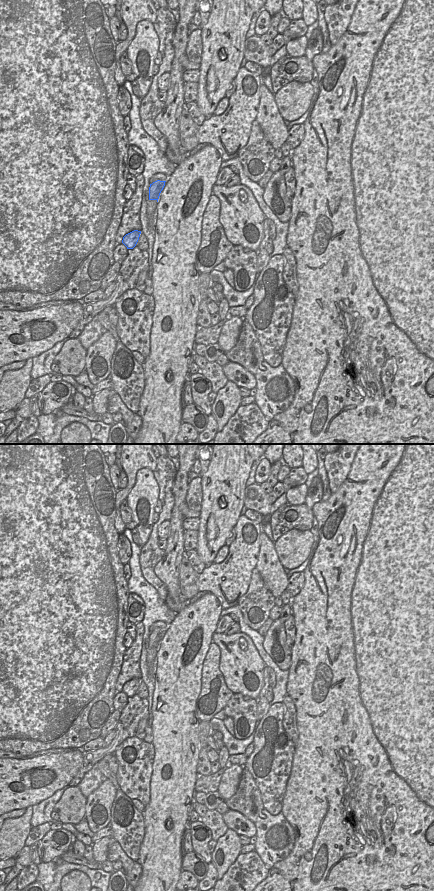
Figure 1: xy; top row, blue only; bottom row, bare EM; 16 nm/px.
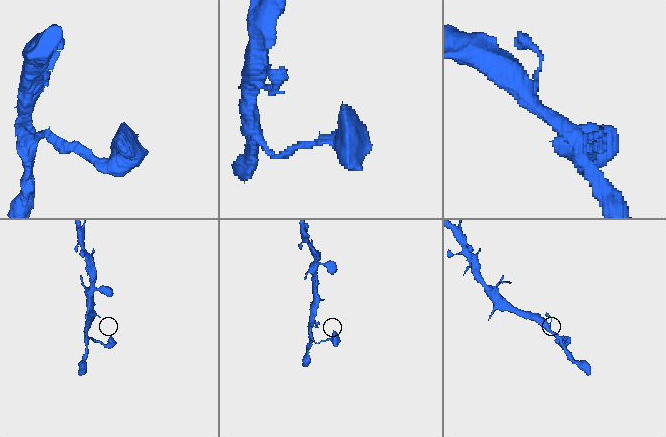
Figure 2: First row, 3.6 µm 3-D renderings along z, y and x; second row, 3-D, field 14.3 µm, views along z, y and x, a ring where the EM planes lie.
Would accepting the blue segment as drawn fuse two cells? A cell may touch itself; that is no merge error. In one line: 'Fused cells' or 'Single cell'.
Single cell.

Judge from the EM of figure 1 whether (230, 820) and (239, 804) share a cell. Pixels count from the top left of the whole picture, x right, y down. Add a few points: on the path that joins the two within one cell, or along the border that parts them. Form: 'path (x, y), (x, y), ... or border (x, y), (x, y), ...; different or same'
border (229, 808), (239, 811), (253, 823); different

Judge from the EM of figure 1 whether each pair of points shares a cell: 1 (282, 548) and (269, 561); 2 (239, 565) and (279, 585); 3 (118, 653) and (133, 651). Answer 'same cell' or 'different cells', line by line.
1: different cells
2: different cells
3: different cells

